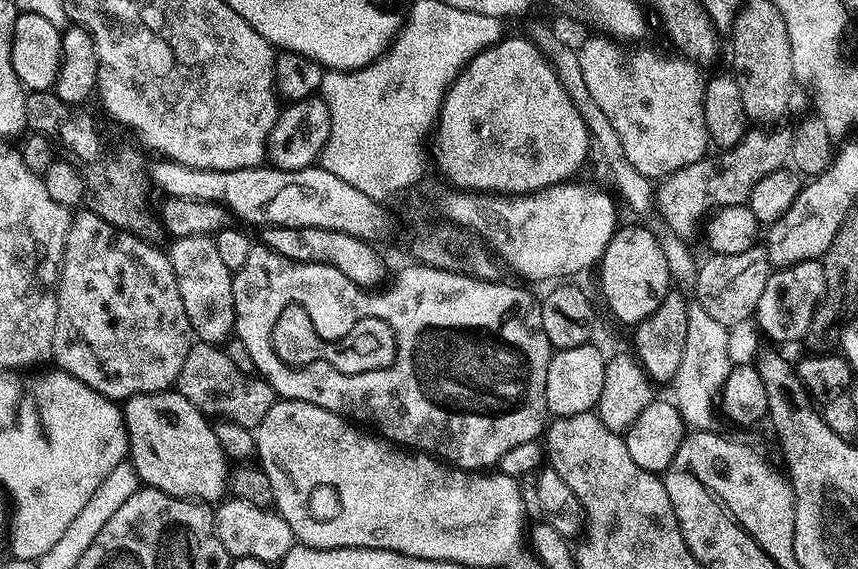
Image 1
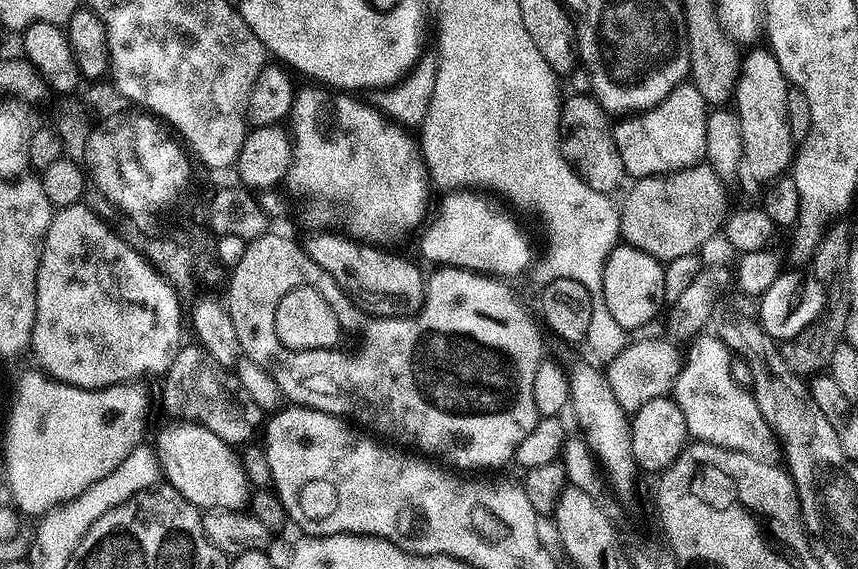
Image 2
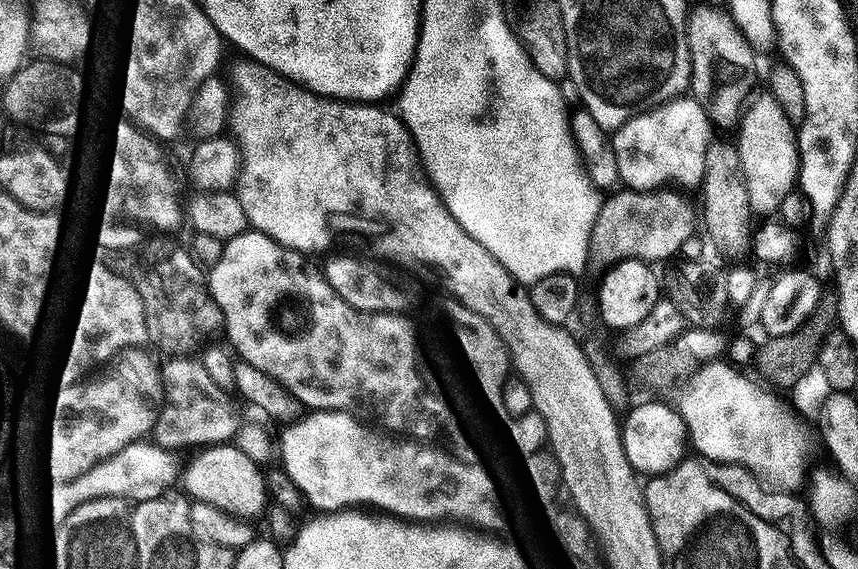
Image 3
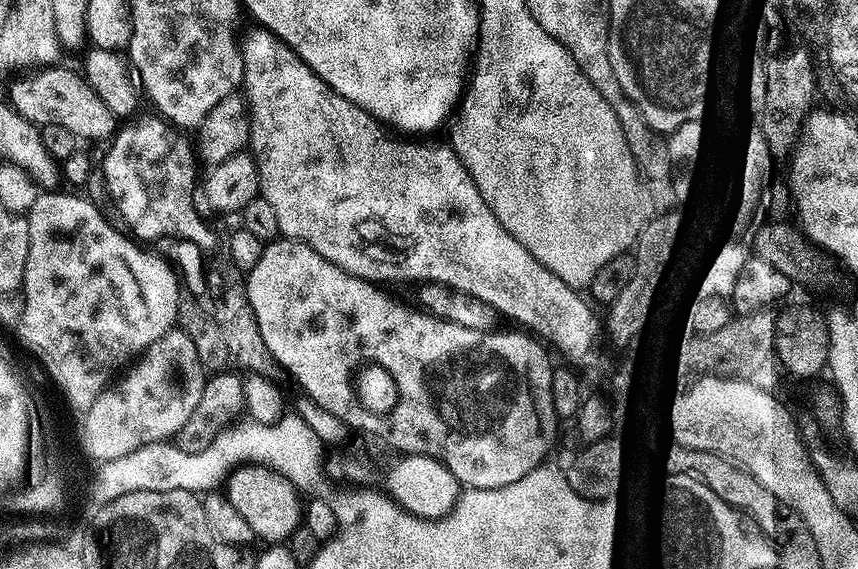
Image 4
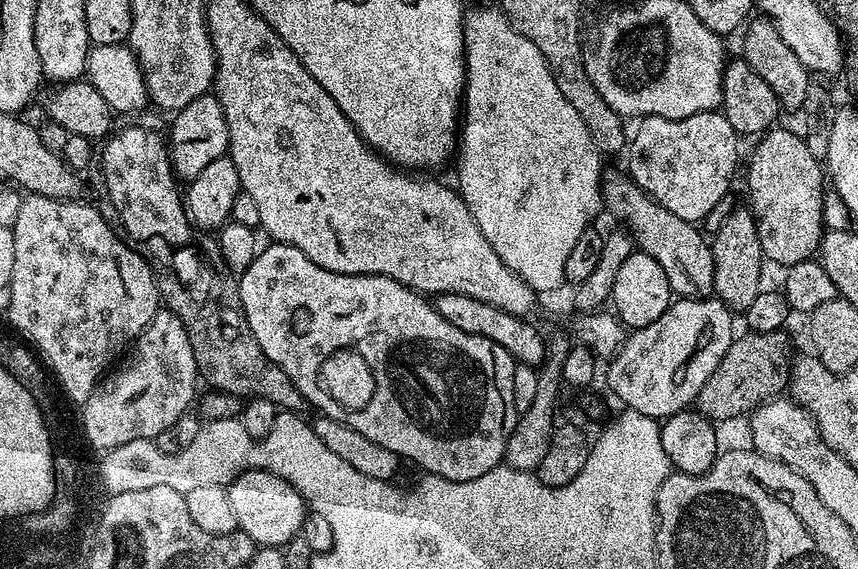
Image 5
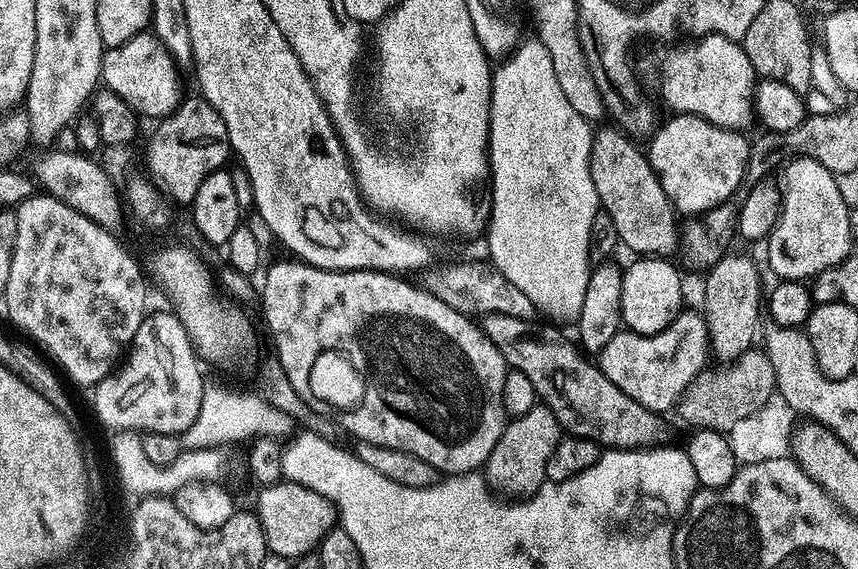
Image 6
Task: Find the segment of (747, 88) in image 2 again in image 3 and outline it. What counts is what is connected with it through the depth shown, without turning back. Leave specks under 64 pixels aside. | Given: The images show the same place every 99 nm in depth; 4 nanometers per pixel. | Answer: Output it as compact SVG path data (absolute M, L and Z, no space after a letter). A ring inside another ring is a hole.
M757 91L749 99L739 121L740 133L734 136L738 158L741 159L742 174L745 176L746 192L753 213L768 218L779 213L782 198L793 191L800 170L800 155L796 145L797 129L786 118L778 98L771 91Z

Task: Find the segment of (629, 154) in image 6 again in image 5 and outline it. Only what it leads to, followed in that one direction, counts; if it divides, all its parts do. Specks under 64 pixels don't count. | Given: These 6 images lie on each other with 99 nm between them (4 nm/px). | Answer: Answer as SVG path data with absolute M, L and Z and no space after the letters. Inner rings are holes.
M627 175L608 176L603 181L603 207L616 220L621 220L623 227L630 233L635 247L641 252L650 254L662 270L666 270L666 278L670 282L670 290L676 298L708 298L713 295L714 258L712 257L711 243L706 239L703 231L693 221L678 218L666 206L662 206L655 198L649 196L637 186Z

